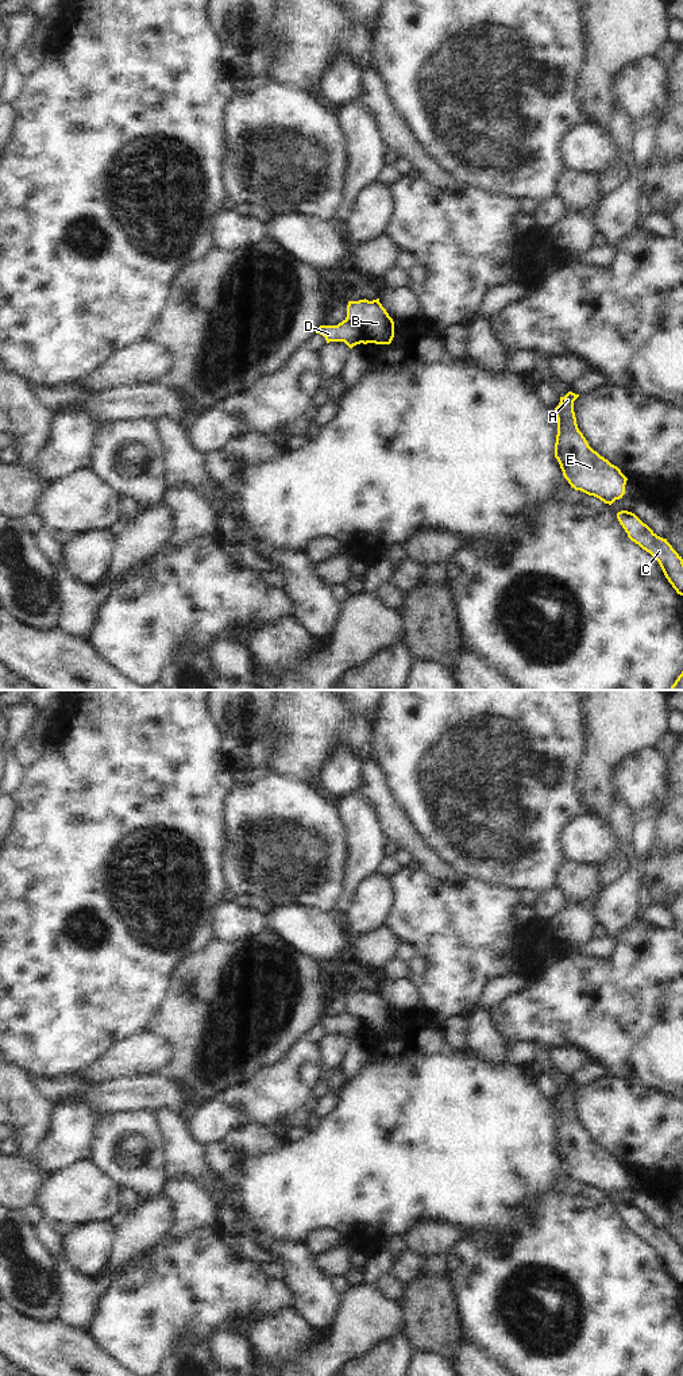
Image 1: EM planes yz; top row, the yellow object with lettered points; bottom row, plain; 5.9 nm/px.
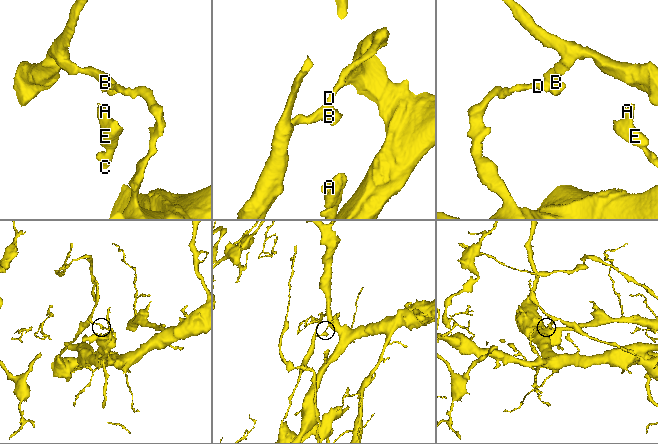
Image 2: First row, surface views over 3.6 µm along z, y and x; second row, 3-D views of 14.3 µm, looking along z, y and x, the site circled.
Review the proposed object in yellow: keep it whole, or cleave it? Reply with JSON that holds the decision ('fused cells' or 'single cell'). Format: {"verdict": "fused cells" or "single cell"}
{"verdict": "fused cells"}

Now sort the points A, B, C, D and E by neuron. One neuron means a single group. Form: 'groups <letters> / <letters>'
groups A C D E / B

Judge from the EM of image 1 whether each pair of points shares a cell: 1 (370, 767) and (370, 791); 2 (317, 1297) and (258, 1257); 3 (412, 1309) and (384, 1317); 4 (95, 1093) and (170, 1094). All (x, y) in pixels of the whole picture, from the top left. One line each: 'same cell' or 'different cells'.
1: same cell
2: different cells
3: different cells
4: same cell

